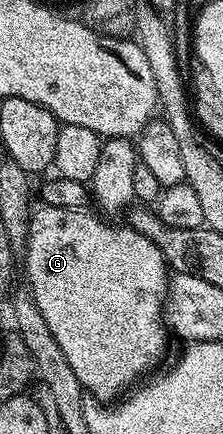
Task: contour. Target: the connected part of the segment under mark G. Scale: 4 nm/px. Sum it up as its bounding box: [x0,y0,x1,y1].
[24,206,170,401]

